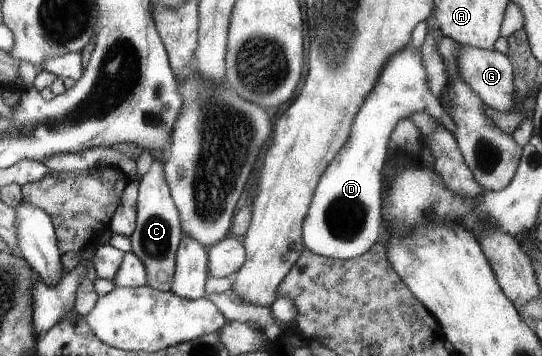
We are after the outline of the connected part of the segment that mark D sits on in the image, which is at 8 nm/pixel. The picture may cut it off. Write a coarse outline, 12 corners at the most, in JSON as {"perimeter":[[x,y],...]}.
{"perimeter":[[419,50],[387,59],[320,176],[303,249],[352,259],[380,240],[383,169],[401,119],[432,115]]}

